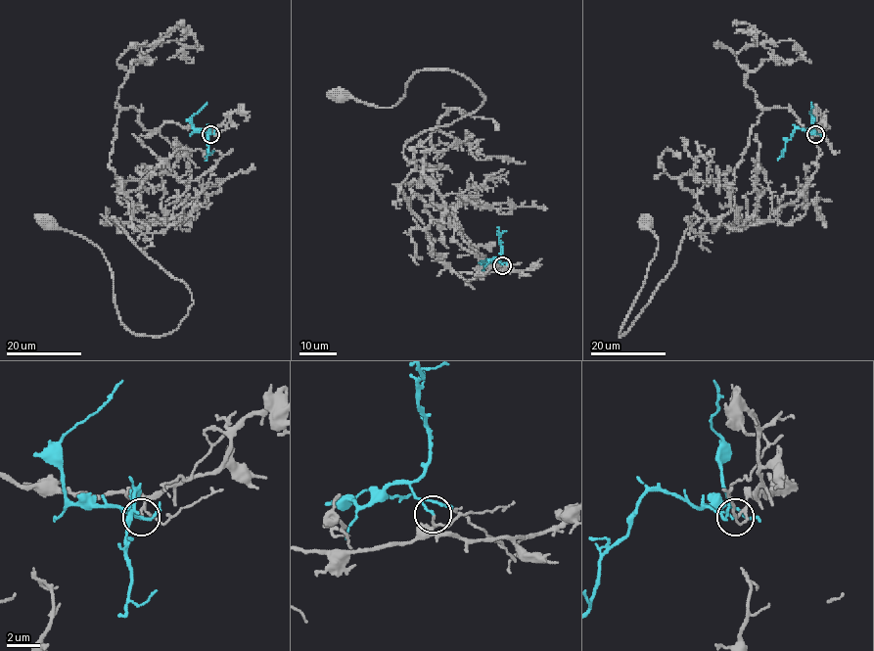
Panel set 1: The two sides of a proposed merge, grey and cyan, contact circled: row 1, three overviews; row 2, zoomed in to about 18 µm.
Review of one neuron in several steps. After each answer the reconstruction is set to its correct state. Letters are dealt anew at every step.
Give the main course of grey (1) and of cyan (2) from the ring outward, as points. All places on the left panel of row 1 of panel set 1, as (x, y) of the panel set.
1: (209, 134), (117, 117), (130, 222), (112, 219), (190, 291), (166, 334), (133, 334), (103, 252), (48, 220)
2: (209, 134), (206, 131), (208, 127), (206, 161)

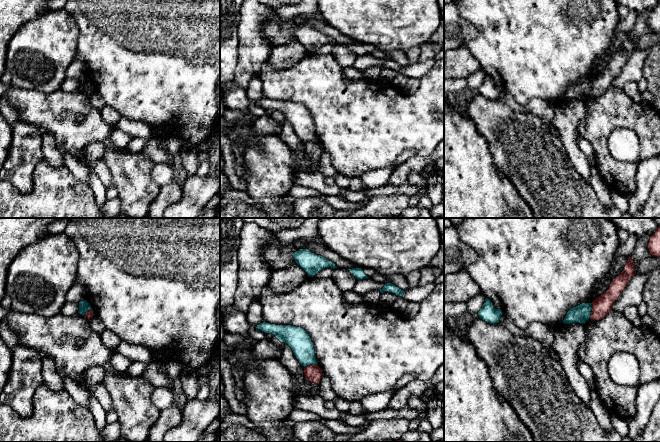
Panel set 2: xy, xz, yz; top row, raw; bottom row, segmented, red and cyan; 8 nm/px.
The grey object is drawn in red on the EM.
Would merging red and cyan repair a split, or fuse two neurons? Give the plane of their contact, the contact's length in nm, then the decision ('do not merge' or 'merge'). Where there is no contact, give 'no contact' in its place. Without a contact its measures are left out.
yz | 130 nm | do not merge

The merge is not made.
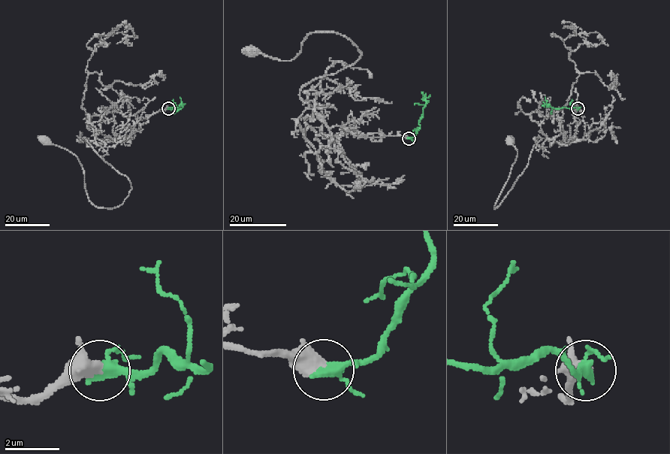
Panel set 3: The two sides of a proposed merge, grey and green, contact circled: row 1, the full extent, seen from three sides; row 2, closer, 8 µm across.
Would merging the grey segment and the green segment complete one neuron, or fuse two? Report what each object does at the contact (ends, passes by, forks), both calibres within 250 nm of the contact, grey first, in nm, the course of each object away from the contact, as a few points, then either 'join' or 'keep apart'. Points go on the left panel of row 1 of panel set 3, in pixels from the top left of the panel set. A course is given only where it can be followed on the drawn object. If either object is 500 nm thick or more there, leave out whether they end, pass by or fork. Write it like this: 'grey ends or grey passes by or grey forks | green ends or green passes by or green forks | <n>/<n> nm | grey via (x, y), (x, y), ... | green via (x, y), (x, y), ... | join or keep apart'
grey passes by | green passes by | 400/360 nm | grey via (168, 108), (114, 141), (88, 146), (82, 138), (131, 183), (116, 207), (96, 207), (78, 158), (46, 139) | green via (168, 108), (180, 108), (180, 97) | join

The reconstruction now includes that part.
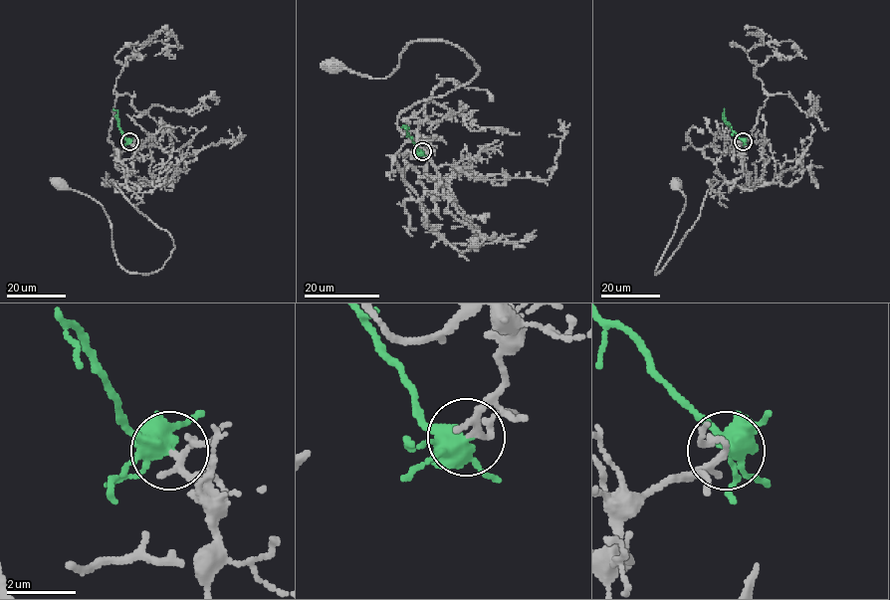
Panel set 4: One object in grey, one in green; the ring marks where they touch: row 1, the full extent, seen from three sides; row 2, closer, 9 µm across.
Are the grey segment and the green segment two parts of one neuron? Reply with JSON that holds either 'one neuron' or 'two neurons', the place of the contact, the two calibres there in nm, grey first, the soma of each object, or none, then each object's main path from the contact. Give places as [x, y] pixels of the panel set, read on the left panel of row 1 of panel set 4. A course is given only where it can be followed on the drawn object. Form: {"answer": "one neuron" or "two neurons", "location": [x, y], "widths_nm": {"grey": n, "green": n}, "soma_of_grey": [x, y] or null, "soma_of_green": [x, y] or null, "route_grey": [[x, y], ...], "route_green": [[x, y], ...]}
{"answer": "one neuron", "location": [129, 141], "widths_nm": {"grey": 130, "green": 380}, "soma_of_grey": [60, 183], "soma_of_green": null, "route_grey": [[129, 141], [126, 183], [110, 181], [172, 239], [160, 269], [127, 273], [104, 208], [61, 182]], "route_green": [[129, 141], [120, 129], [117, 111], [112, 108]]}

